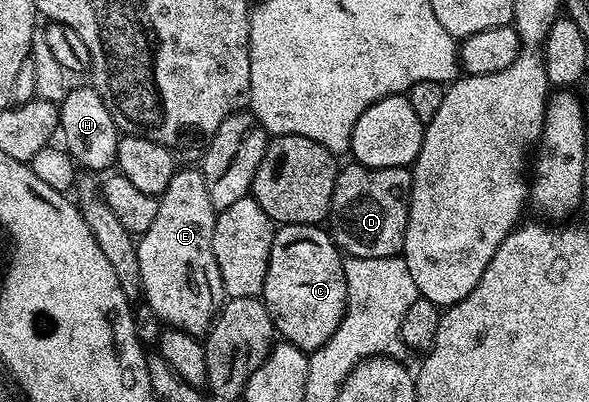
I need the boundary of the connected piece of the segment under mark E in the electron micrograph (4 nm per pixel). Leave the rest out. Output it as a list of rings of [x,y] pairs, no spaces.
[[[175,169],[172,180],[168,180],[168,188],[158,198],[156,216],[152,219],[152,224],[137,239],[136,245],[140,260],[142,292],[152,312],[156,312],[156,316],[162,319],[166,326],[174,326],[177,330],[202,336],[221,312],[226,290],[222,286],[220,268],[212,252],[216,211],[212,200],[208,200],[208,184],[204,184],[201,169],[186,169],[190,170]]]

